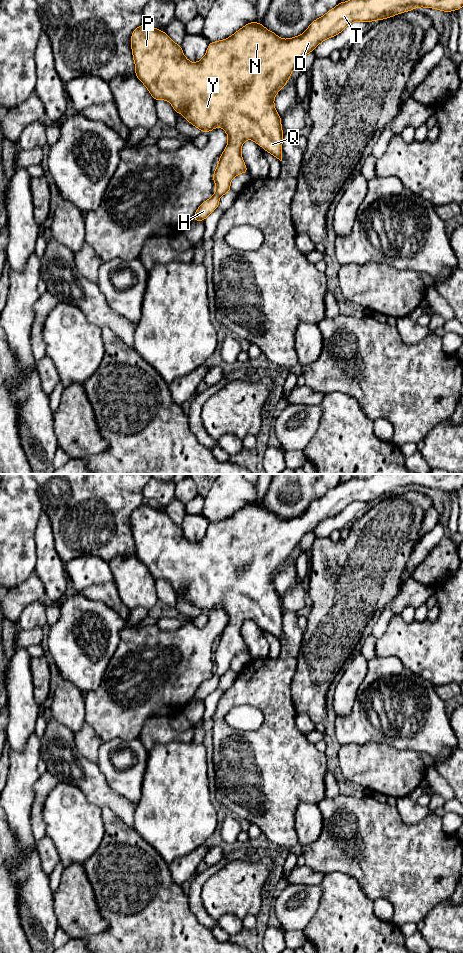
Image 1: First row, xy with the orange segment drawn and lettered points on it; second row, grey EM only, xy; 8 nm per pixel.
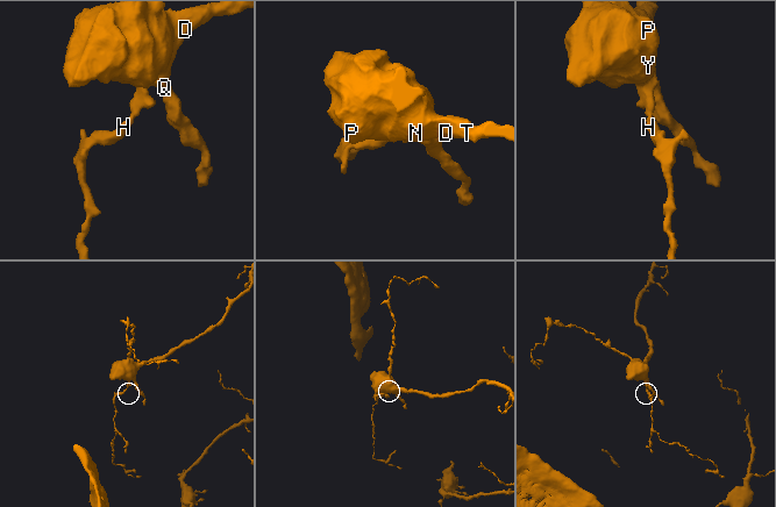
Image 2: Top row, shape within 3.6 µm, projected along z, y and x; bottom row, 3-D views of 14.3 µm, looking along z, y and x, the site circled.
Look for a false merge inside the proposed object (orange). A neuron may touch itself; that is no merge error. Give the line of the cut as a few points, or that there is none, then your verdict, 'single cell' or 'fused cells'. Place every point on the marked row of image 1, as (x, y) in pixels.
cut none; single cell

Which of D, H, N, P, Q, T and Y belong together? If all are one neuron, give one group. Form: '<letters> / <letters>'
D H N P Q T Y

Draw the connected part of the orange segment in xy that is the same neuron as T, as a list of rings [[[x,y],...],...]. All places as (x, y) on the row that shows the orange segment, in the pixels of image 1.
[[[349,0],[340,2],[324,16],[314,20],[303,34],[286,40],[267,30],[262,23],[254,21],[227,39],[209,42],[205,56],[196,63],[190,62],[184,56],[181,45],[174,43],[164,31],[144,24],[136,28],[131,35],[131,48],[136,68],[135,76],[146,86],[154,100],[168,100],[176,113],[181,113],[201,132],[208,133],[216,127],[221,127],[228,135],[228,144],[219,157],[219,163],[213,172],[216,192],[198,207],[192,221],[204,221],[210,213],[219,207],[219,197],[230,192],[232,179],[238,174],[248,173],[241,156],[241,148],[246,139],[253,140],[265,151],[282,161],[283,130],[281,117],[274,107],[274,97],[286,85],[291,73],[307,53],[313,52],[322,41],[341,33],[352,22],[381,21],[414,10],[416,7],[435,8],[450,12],[462,8],[463,0]]]

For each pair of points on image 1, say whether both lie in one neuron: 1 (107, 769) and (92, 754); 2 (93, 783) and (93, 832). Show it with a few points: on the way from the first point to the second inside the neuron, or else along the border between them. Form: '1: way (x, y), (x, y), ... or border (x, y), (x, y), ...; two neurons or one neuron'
1: border (103, 742), (99, 748), (99, 756), (96, 762); two neurons
2: border (78, 787), (85, 798), (100, 809); two neurons

